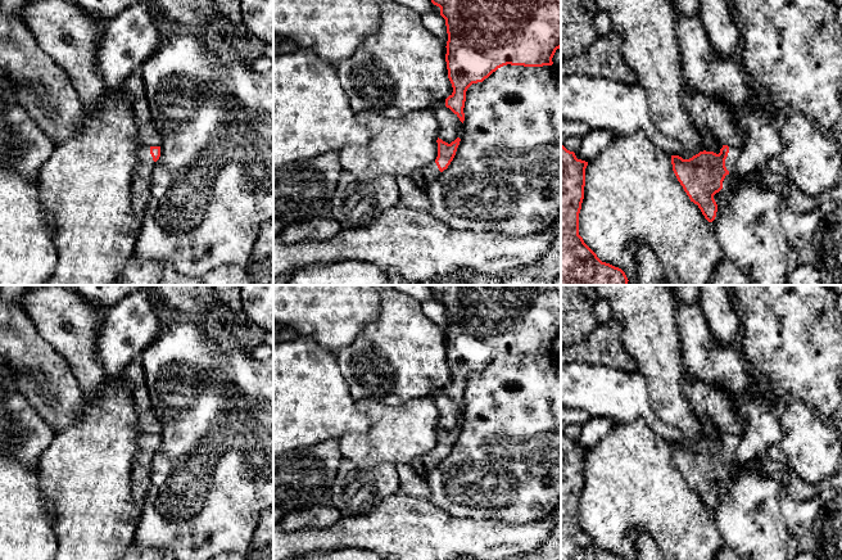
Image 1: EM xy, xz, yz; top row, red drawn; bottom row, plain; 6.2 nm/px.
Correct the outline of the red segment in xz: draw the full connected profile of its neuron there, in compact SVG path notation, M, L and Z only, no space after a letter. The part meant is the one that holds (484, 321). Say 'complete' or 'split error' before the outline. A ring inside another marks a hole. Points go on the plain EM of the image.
complete; M429 285L440 295L445 307L447 357L453 380L445 387L449 396L463 411L466 379L472 371L483 370L498 356L511 353L543 354L552 353L552 346L561 335L561 285Z

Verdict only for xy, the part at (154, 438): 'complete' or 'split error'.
split error

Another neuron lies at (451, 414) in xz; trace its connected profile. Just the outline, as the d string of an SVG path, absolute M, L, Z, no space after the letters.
M445 388L434 389L431 398L440 411L439 426L451 432L461 424L463 411L457 402L445 394Z

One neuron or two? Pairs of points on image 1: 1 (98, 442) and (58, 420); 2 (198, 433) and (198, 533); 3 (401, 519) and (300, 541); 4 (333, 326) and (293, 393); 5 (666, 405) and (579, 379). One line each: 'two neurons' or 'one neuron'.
1: two neurons
2: one neuron
3: one neuron
4: two neurons
5: two neurons

